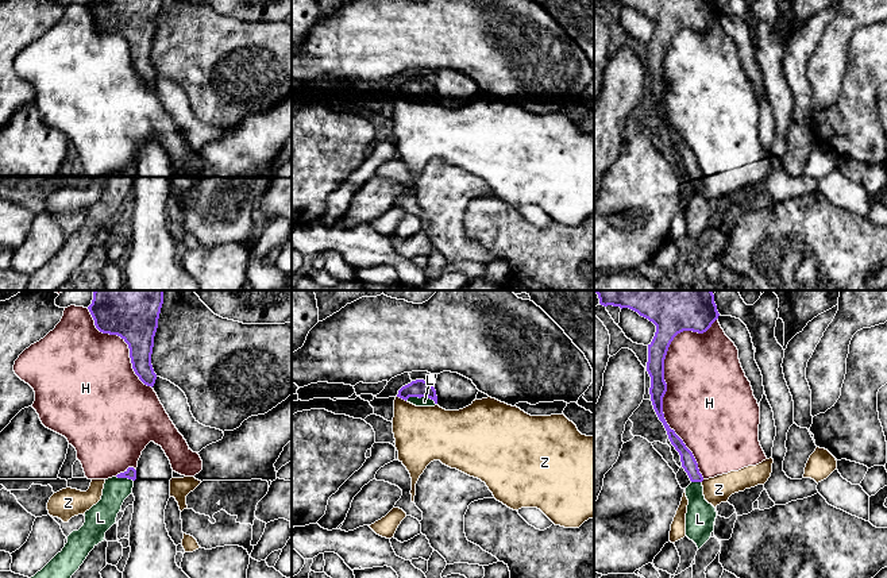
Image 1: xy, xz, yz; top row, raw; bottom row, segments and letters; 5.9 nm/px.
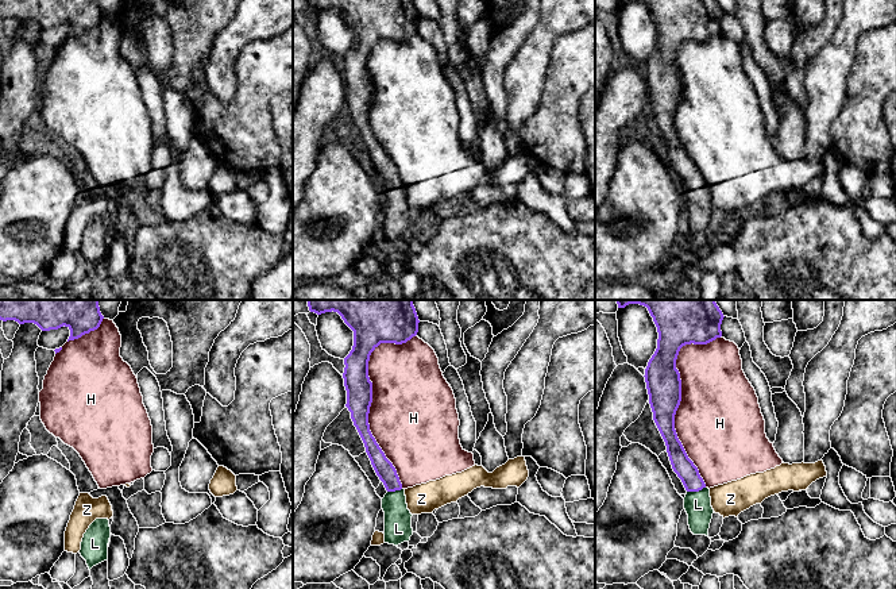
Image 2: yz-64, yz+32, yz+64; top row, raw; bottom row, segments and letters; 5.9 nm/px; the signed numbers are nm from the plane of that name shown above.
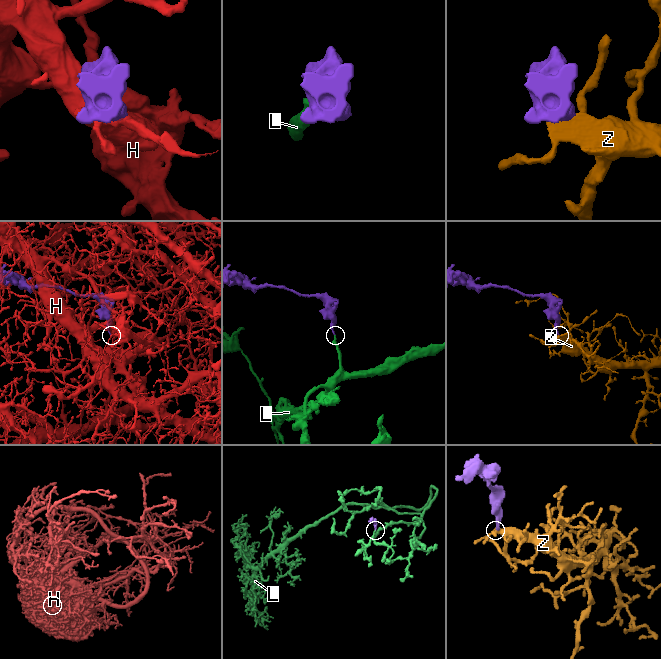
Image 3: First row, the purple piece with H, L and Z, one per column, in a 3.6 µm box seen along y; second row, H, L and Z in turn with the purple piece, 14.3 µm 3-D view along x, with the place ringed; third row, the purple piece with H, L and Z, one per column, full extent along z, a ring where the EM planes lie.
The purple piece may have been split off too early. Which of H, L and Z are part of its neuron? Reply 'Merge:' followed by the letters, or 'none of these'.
Merge: L

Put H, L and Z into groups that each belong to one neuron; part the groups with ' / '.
H Z / L

